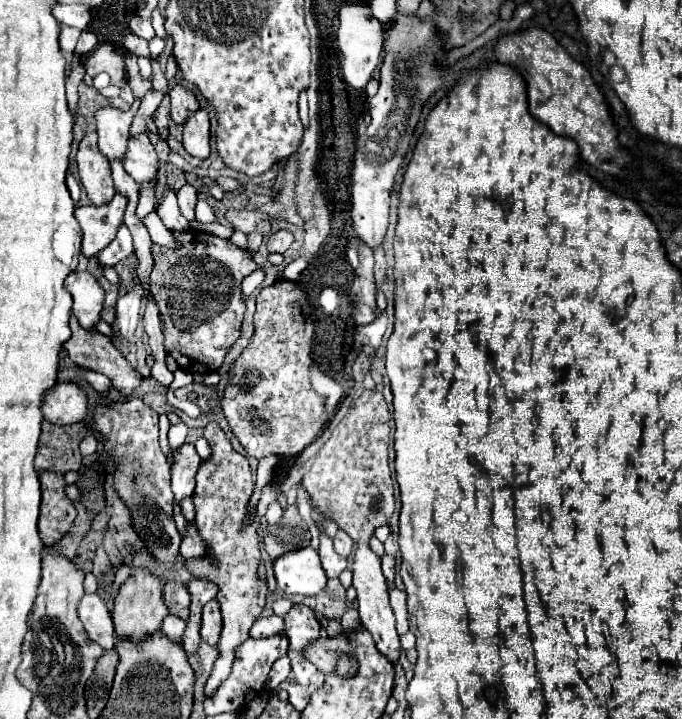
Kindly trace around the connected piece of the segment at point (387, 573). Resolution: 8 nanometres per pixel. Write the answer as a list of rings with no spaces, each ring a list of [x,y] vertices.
[[[390,555],[382,557],[382,571],[384,571],[384,577],[388,579],[388,583],[392,587],[394,585],[394,577],[396,577],[396,563],[394,563],[394,559]]]

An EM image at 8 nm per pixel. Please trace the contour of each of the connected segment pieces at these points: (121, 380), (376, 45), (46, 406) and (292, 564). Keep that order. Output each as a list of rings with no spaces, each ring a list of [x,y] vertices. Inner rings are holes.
[[[74,315],[70,317],[70,329],[72,329],[72,337],[70,337],[70,341],[64,343],[64,349],[68,351],[70,359],[72,359],[76,365],[88,367],[88,369],[98,371],[98,373],[104,373],[106,377],[112,379],[112,385],[114,385],[122,395],[130,395],[130,393],[140,385],[142,375],[128,365],[128,361],[120,355],[120,351],[114,347],[114,343],[112,343],[110,337],[102,335],[100,331],[86,331],[84,327],[80,327],[80,323],[78,323],[78,319],[74,319]]]
[[[344,5],[338,11],[340,25],[336,33],[336,45],[340,49],[340,71],[342,79],[352,89],[364,89],[372,79],[374,69],[382,55],[382,23],[372,15],[368,5]]]
[[[56,383],[42,401],[42,415],[56,425],[80,423],[86,417],[88,397],[76,383]]]
[[[312,547],[290,551],[274,561],[274,577],[278,589],[288,595],[314,597],[326,587],[326,573],[320,557]]]

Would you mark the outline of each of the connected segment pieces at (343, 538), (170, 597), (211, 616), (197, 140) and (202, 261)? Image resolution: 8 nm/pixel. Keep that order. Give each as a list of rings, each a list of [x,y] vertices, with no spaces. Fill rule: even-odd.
[[[338,529],[336,537],[334,537],[334,549],[336,549],[338,555],[348,557],[348,555],[352,553],[352,549],[354,549],[354,541],[352,541],[352,537],[350,537],[346,531]]]
[[[166,583],[164,585],[164,603],[168,611],[182,621],[188,619],[188,607],[190,607],[190,595],[184,587],[184,583]]]
[[[212,599],[204,605],[202,611],[202,629],[200,629],[200,637],[204,643],[208,645],[216,645],[218,637],[222,631],[222,619],[220,619],[220,609],[218,609],[218,601]]]
[[[198,109],[184,123],[182,143],[184,143],[184,149],[196,159],[206,159],[210,155],[210,121],[204,109]]]
[[[114,161],[110,167],[112,167],[116,191],[128,195],[128,209],[124,215],[124,223],[134,237],[134,253],[140,261],[138,277],[146,279],[144,287],[148,297],[146,297],[146,309],[144,309],[144,329],[148,335],[148,345],[156,359],[152,367],[152,377],[160,381],[162,385],[172,383],[174,375],[168,371],[164,363],[166,353],[172,355],[184,371],[190,371],[190,373],[216,371],[222,365],[226,351],[240,337],[240,325],[246,311],[240,283],[246,275],[250,275],[256,269],[252,255],[236,247],[228,239],[220,239],[212,233],[204,233],[196,229],[174,231],[172,235],[178,247],[152,245],[152,239],[146,227],[136,217],[136,205],[138,205],[136,181],[126,173],[126,169],[122,167],[122,161]],[[150,271],[152,271],[152,283],[150,283]],[[160,319],[162,319],[162,327],[160,327]],[[162,331],[164,331],[164,345],[162,345]]]

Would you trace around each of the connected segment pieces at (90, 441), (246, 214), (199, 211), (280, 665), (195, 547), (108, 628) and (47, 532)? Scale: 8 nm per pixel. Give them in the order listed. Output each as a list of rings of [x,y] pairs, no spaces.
[[[86,435],[86,439],[82,439],[82,443],[80,443],[80,453],[82,453],[82,457],[94,455],[96,449],[98,449],[96,437],[94,437],[94,435]]]
[[[230,209],[226,211],[226,221],[230,221],[230,225],[242,233],[252,233],[258,231],[260,235],[268,235],[270,233],[270,217],[266,213],[254,213],[254,211],[236,211]]]
[[[200,199],[196,203],[196,221],[200,221],[200,223],[212,223],[212,221],[216,221],[212,207],[204,199]]]
[[[284,655],[282,659],[278,659],[274,665],[272,665],[272,671],[268,675],[268,681],[266,681],[266,689],[274,689],[276,685],[280,685],[290,673],[290,657]]]
[[[192,521],[186,523],[186,533],[182,535],[182,545],[180,545],[180,555],[182,557],[200,557],[200,555],[204,555],[204,541],[198,535]]]
[[[88,593],[78,605],[78,617],[84,623],[84,629],[92,641],[96,641],[104,649],[114,647],[114,625],[112,617],[102,603],[102,597],[98,593]]]
[[[40,471],[40,483],[42,483],[42,505],[38,533],[44,545],[54,545],[62,539],[62,535],[68,533],[76,517],[76,509],[64,493],[66,481],[62,473]]]

